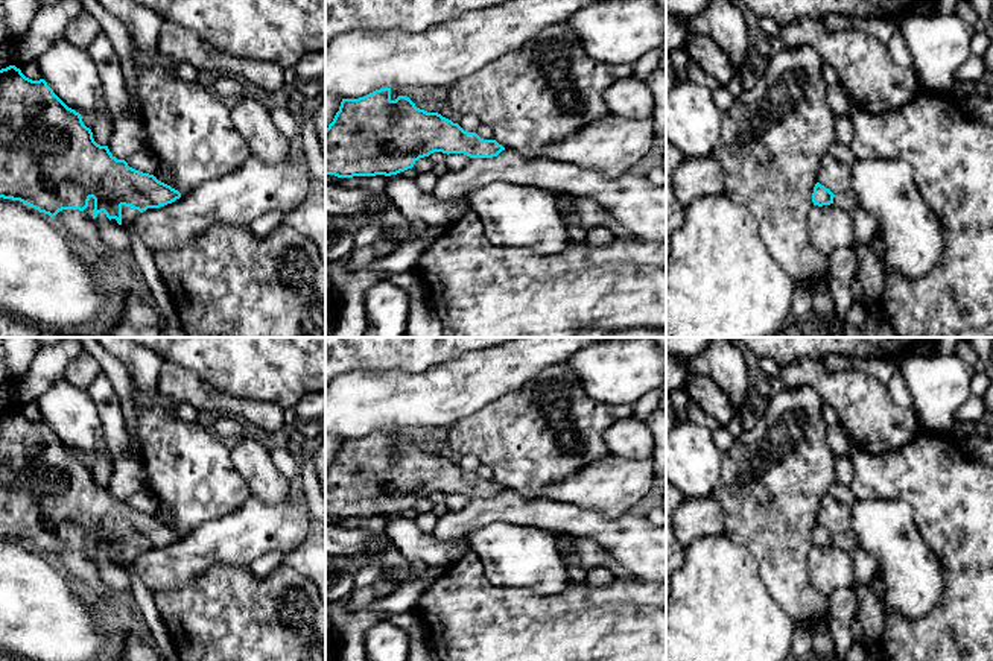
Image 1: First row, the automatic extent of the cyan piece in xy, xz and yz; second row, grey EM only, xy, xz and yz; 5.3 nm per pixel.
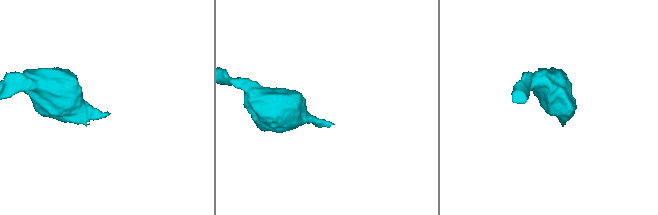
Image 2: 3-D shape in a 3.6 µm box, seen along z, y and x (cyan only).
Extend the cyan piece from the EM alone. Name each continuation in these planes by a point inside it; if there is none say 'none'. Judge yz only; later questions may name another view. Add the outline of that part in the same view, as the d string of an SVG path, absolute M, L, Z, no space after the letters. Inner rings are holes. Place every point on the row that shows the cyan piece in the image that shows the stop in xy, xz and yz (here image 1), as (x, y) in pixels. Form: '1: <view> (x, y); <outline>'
1: yz (847, 199); M850 188L844 193L836 193L833 198L833 204L852 213L858 207L858 199L856 199L855 191Z

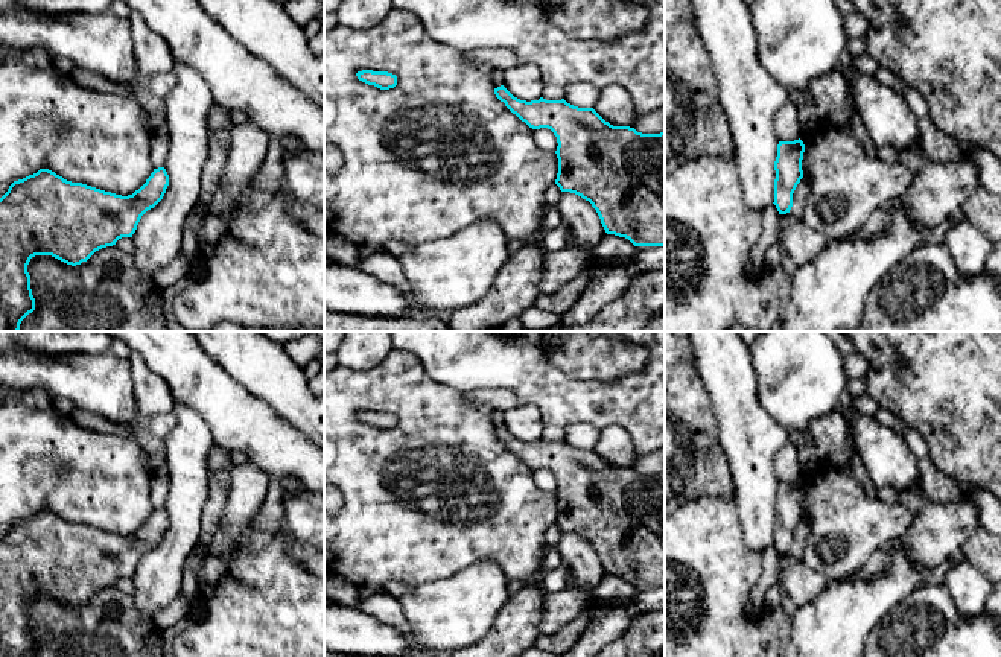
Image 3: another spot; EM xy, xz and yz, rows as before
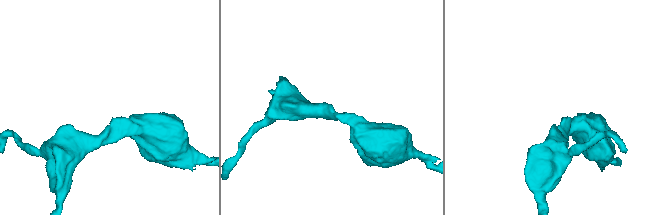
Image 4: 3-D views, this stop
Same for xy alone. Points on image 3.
none

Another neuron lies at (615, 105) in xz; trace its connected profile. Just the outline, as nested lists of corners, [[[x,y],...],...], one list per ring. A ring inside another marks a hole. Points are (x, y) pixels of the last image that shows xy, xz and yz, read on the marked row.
[[[605,85],[593,110],[613,126],[630,126],[642,116],[636,111],[633,99],[621,85]]]

